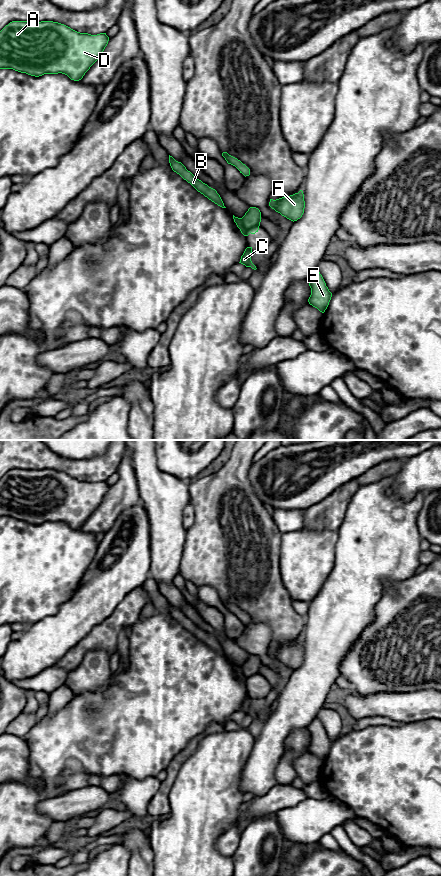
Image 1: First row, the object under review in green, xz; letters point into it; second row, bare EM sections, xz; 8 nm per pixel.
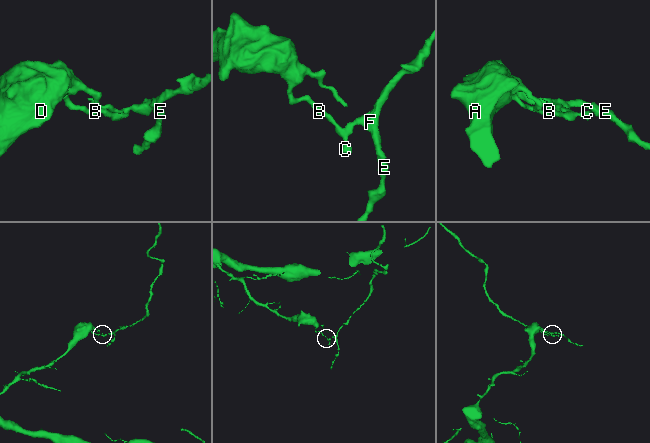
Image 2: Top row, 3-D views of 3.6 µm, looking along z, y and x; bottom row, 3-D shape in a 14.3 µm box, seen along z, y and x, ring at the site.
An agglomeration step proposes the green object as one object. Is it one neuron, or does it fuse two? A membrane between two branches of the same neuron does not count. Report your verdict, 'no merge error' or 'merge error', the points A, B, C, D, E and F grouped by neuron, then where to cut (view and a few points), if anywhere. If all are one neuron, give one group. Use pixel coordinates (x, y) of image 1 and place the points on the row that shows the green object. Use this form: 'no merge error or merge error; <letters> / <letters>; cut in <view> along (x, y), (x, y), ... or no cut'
merge error; A B C D / E F; cut in xz along (240, 218), (242, 226), (249, 233)

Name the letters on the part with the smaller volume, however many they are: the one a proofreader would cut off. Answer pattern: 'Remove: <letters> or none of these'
Remove: E, F

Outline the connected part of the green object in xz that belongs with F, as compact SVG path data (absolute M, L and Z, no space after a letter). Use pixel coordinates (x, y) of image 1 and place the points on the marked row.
M300 190L290 196L276 200L270 199L269 206L291 221L297 221L304 213L305 201L303 191Z

